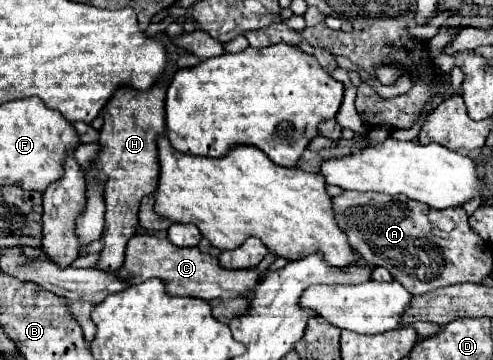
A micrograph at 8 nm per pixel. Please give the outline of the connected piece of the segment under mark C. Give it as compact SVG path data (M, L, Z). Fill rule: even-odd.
M136 234L128 240L124 264L114 274L116 278L128 284L140 284L148 278L160 278L166 284L166 292L170 296L190 296L190 298L202 298L202 300L214 300L214 298L228 300L236 296L248 298L250 290L260 280L260 274L254 268L226 270L218 264L218 258L210 254L202 254L198 248L178 248L170 240L160 240L148 234Z

